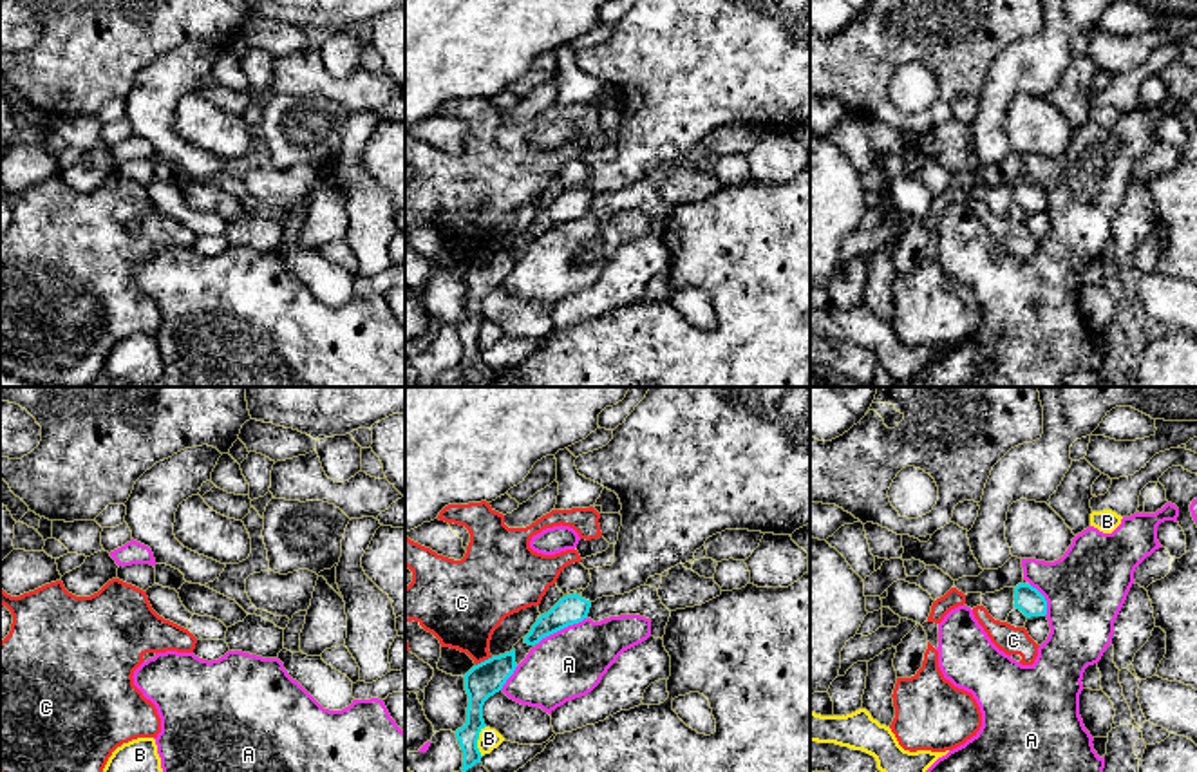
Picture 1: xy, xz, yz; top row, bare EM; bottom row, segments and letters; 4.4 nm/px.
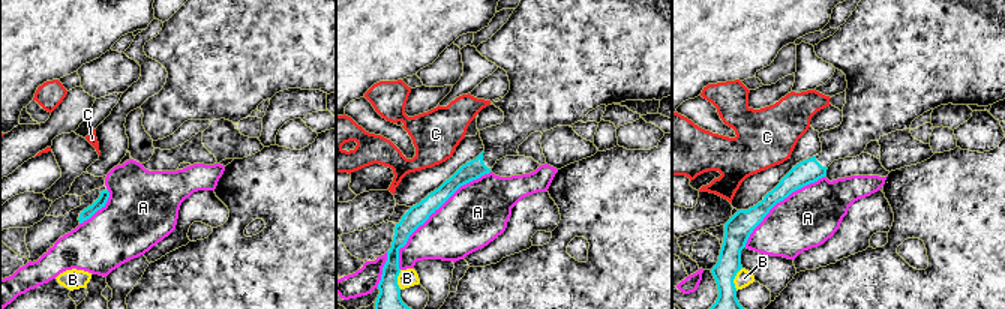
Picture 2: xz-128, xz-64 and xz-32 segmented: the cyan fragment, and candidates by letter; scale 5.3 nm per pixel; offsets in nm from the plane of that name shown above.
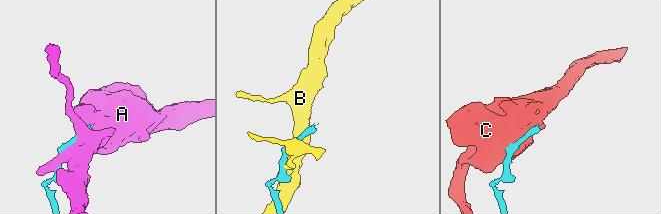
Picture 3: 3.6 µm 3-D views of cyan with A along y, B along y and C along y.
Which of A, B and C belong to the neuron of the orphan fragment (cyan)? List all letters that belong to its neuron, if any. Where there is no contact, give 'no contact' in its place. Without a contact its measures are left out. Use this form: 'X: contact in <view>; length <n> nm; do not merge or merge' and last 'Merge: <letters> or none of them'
A: contact in xz; length 260 nm; do not merge
B: contact in xz; length 140 nm; do not merge
C: contact in xz; length 90 nm; do not merge
Merge: none of them

